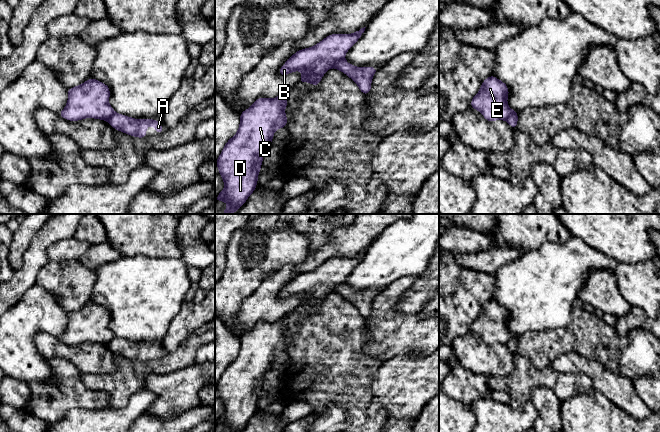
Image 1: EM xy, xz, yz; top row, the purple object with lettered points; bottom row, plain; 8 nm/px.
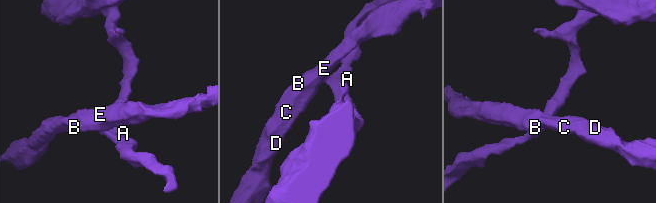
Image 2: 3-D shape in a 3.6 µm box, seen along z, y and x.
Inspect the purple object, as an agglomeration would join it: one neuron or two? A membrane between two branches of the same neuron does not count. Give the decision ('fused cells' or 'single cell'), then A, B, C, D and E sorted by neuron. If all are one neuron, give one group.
fused cells; groups A / B C D E

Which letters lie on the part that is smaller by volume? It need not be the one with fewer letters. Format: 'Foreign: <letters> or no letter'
Foreign: B, C, D, E

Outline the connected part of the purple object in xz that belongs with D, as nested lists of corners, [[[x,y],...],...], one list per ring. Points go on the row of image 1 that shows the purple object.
[[[287,91],[273,99],[260,97],[251,107],[244,110],[240,114],[240,125],[237,133],[227,141],[216,159],[225,187],[215,201],[223,201],[228,204],[223,214],[235,213],[255,190],[264,152],[272,145],[271,141],[275,131],[286,127],[287,124],[287,115],[284,113],[287,107],[286,95]]]

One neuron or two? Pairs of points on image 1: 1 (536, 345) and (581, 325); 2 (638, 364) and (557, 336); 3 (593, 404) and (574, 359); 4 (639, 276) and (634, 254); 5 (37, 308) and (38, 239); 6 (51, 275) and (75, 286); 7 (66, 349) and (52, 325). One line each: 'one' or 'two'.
1: one
2: one
3: two
4: two
5: two
6: one
7: two

